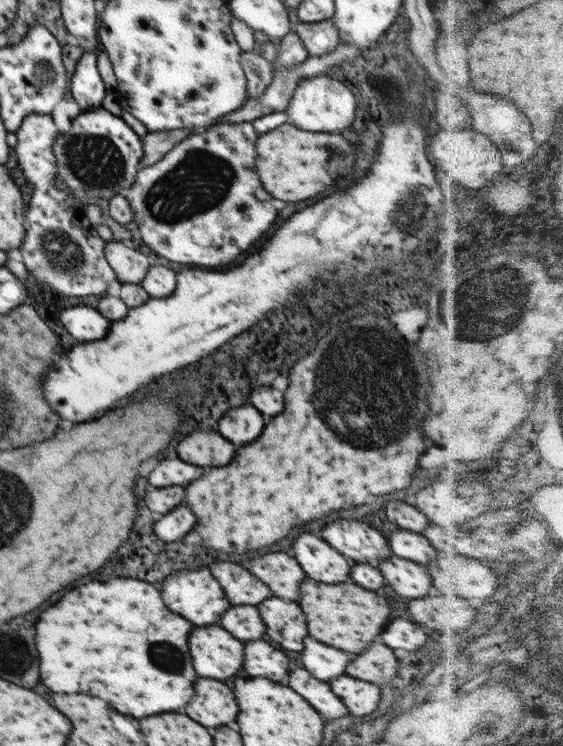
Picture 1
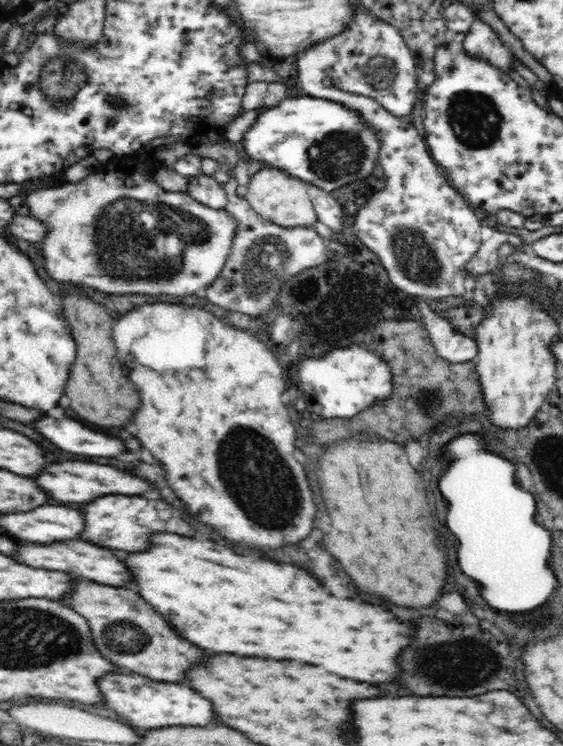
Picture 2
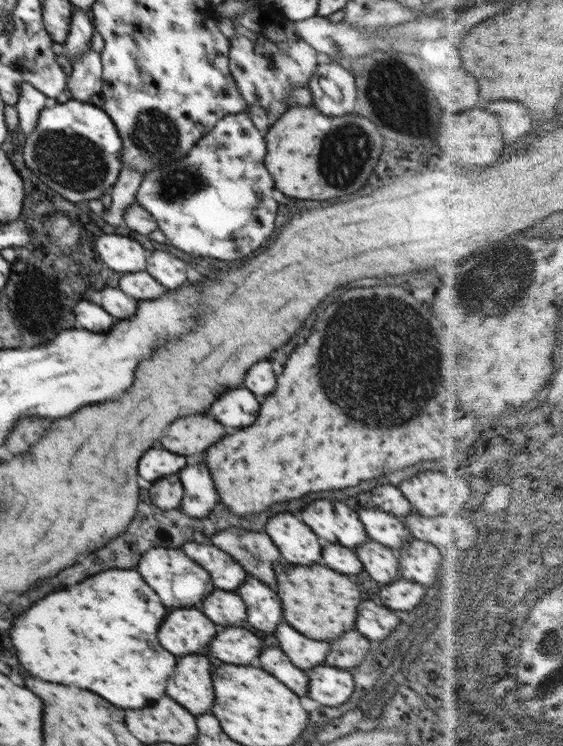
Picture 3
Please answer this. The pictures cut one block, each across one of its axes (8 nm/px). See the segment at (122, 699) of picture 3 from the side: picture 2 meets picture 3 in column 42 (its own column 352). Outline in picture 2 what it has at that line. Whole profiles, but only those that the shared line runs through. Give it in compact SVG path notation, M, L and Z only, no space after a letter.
M156 534L152 548L144 554L128 554L126 566L134 572L140 596L156 608L174 630L188 642L208 648L208 654L238 654L274 660L300 660L312 666L326 666L328 672L356 682L396 682L400 676L398 654L414 636L414 626L362 600L336 598L318 580L292 564L278 564L256 556L240 554L214 542L184 538L178 534Z

